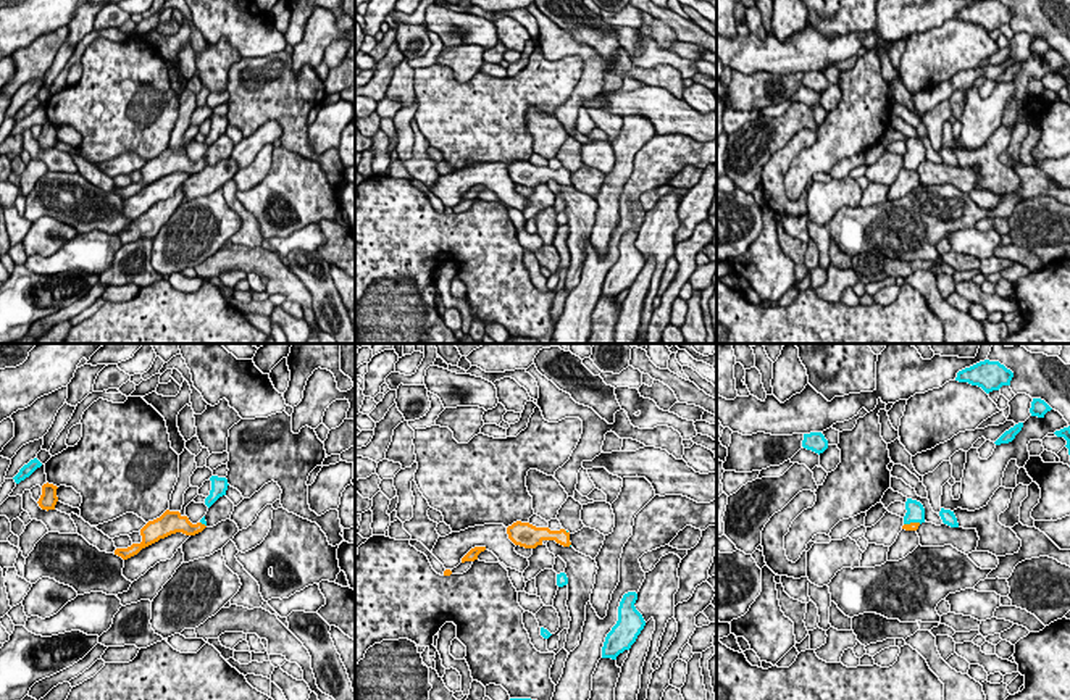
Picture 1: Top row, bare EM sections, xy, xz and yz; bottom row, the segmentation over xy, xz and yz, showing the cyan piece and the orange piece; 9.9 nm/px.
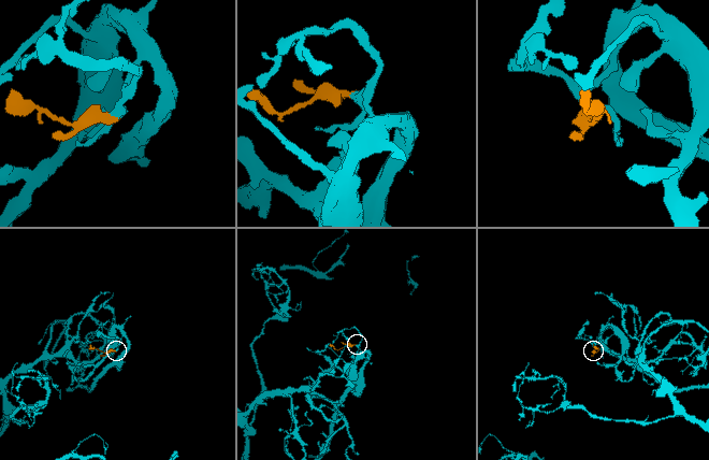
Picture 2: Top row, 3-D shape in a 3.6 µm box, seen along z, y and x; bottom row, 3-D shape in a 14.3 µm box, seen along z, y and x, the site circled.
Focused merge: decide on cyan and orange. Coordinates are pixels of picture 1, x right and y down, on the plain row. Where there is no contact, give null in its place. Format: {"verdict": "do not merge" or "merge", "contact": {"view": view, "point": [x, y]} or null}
{"verdict": "merge", "contact": {"view": "yz", "point": [912, 160]}}

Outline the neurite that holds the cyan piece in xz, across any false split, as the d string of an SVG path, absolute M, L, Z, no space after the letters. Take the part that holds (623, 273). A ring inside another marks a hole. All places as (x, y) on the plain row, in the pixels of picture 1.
M628 231L623 234L618 245L618 260L607 273L604 281L602 297L617 298L620 292L631 287L631 284L644 268L646 260L634 245L636 239L636 231Z

